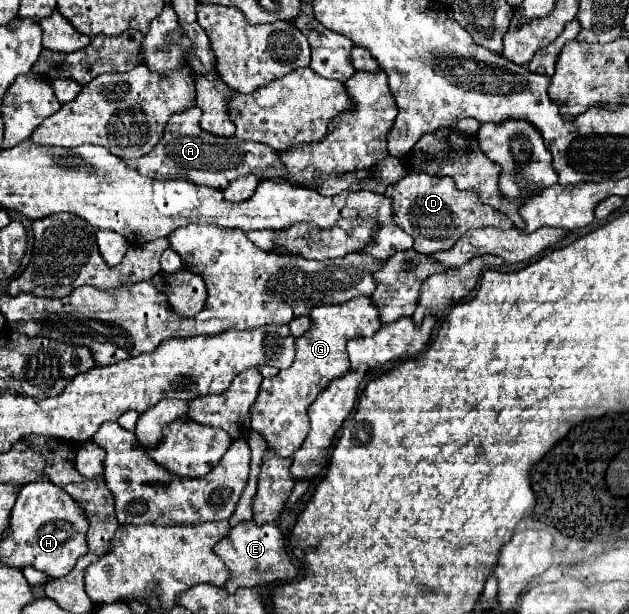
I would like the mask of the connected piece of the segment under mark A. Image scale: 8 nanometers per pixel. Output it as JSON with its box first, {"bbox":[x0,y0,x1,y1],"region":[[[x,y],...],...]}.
{"bbox":[135,105,285,189],"region":[[[195,105],[191,109],[185,109],[183,113],[171,115],[171,121],[167,123],[165,133],[159,139],[159,145],[155,145],[151,153],[145,153],[143,157],[139,157],[135,161],[135,169],[145,177],[187,179],[215,189],[225,189],[235,177],[247,175],[247,173],[253,173],[259,179],[285,177],[275,149],[263,143],[237,141],[235,137],[229,137],[229,139],[215,137],[199,127],[199,117],[201,117],[201,109]]]}

